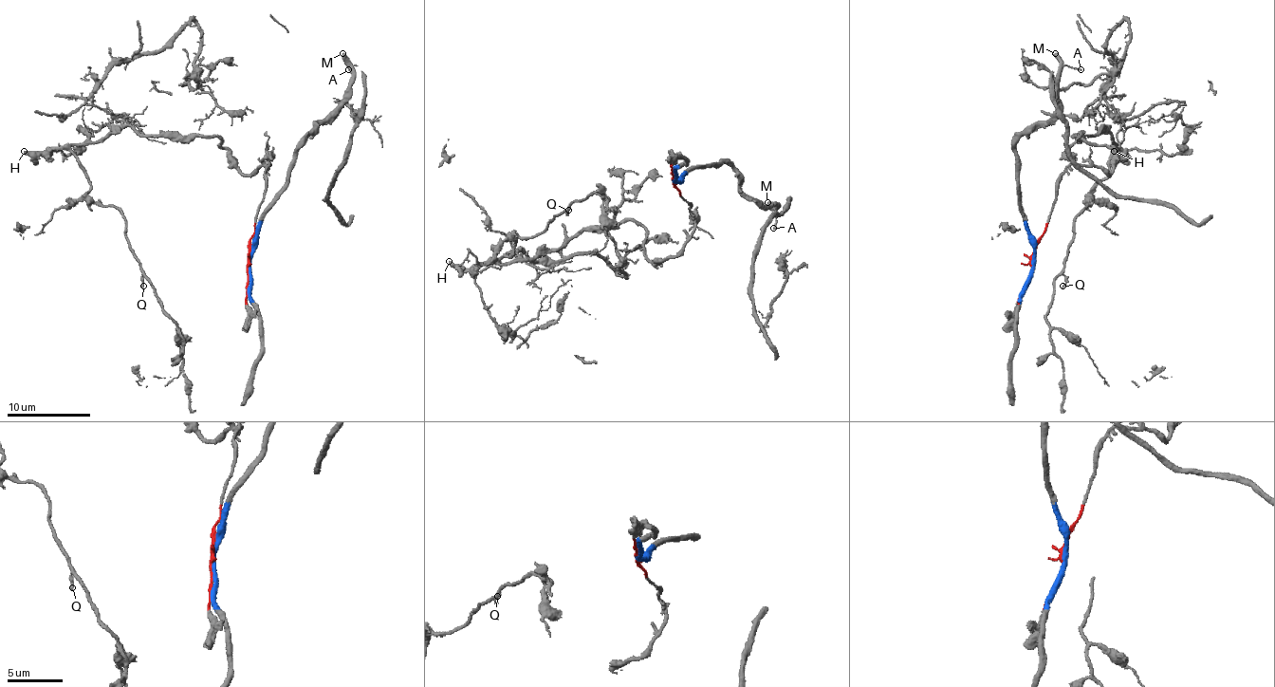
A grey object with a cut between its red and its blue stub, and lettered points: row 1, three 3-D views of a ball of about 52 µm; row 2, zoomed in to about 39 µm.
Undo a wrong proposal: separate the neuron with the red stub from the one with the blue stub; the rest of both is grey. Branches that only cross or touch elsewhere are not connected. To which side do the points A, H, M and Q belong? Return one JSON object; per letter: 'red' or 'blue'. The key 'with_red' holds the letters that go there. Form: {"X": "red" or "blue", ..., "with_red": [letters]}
{"A": "blue", "H": "red", "M": "blue", "Q": "red", "with_red": ["H", "Q"]}

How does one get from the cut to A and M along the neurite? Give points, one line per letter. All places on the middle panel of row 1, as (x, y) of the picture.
A: (674, 178), (688, 170), (727, 163), (735, 172), (740, 189), (761, 205), (777, 207), (779, 213), (773, 228)
M: (674, 178), (677, 180), (688, 170), (727, 163), (735, 172), (740, 189), (761, 205), (777, 207), (766, 203)

